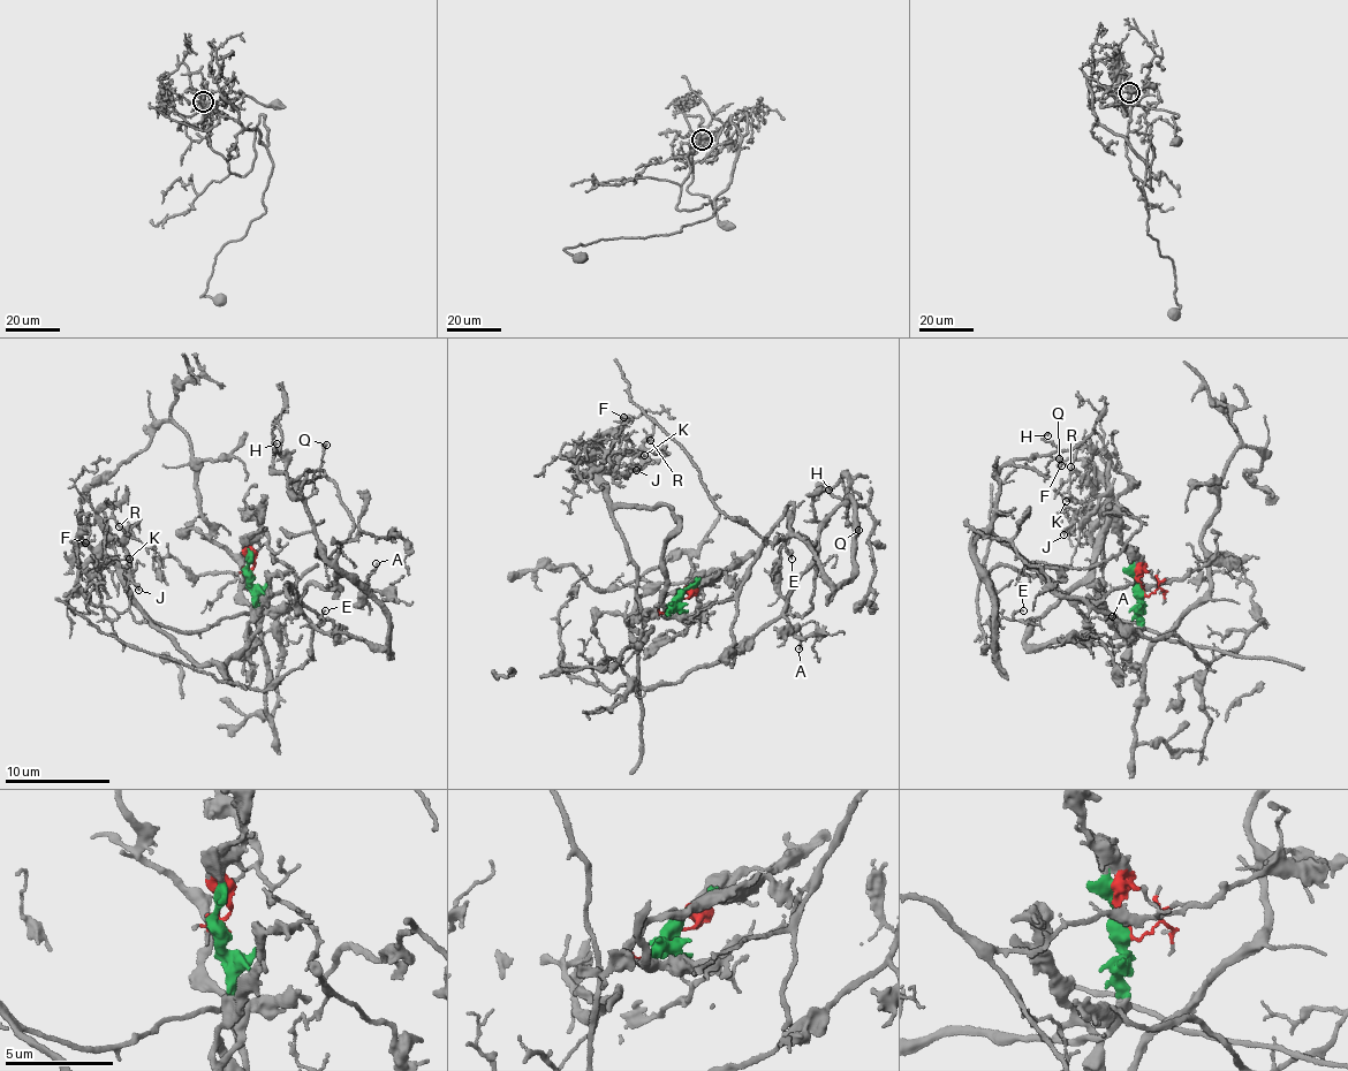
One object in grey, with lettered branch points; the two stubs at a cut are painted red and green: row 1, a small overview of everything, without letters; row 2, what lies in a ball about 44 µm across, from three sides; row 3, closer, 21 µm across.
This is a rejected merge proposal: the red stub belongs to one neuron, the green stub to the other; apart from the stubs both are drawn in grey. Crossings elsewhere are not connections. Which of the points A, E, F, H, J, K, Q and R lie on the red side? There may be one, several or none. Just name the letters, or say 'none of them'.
A, E, H, Q

